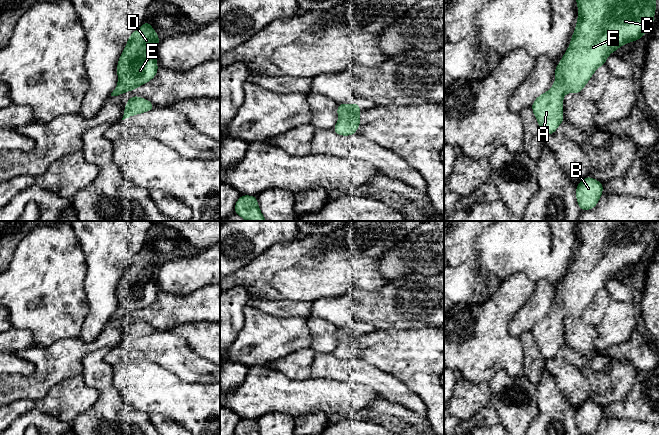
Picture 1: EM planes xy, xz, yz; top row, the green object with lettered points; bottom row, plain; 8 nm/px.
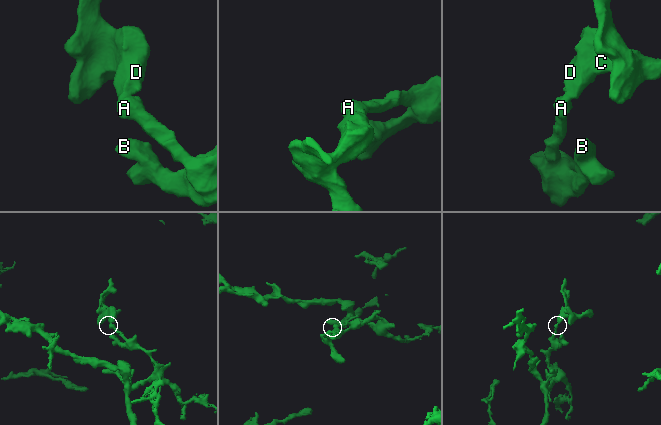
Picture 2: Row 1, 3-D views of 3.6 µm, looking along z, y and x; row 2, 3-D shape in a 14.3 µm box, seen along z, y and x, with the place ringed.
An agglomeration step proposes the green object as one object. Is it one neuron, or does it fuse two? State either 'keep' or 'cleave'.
keep

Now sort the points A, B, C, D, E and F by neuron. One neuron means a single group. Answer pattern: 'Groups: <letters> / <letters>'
Groups: A B C D E F

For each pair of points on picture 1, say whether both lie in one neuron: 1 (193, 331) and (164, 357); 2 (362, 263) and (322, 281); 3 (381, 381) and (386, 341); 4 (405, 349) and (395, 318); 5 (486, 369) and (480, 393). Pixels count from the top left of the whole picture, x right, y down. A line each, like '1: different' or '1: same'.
1: different
2: same
3: different
4: different
5: different

